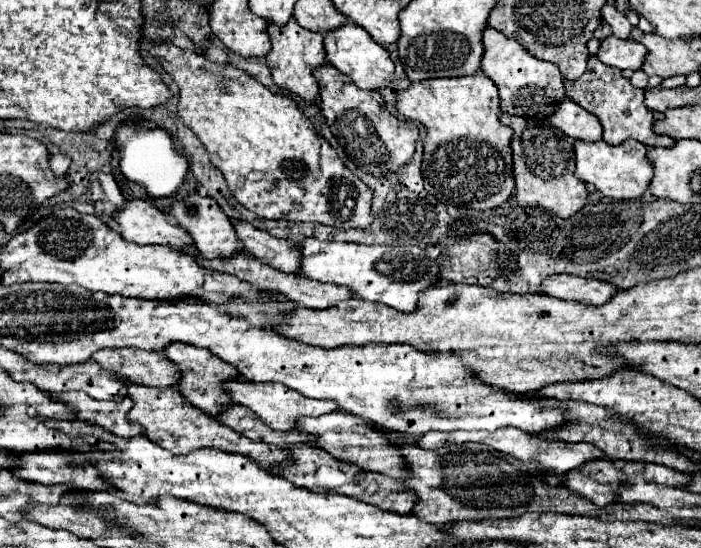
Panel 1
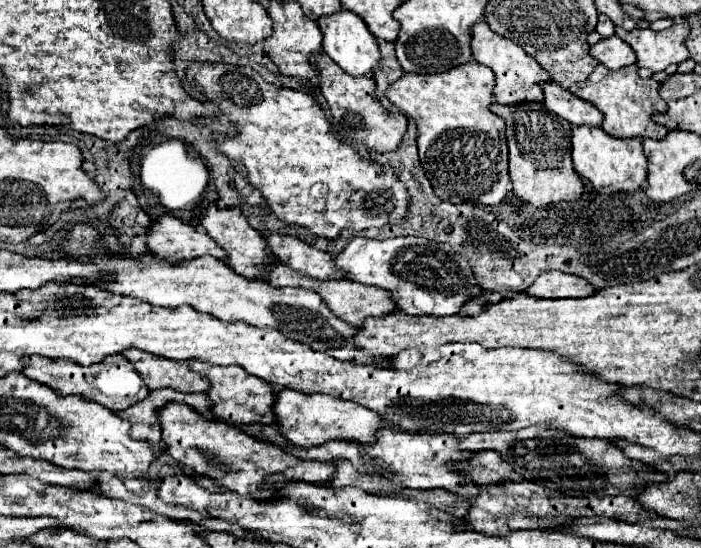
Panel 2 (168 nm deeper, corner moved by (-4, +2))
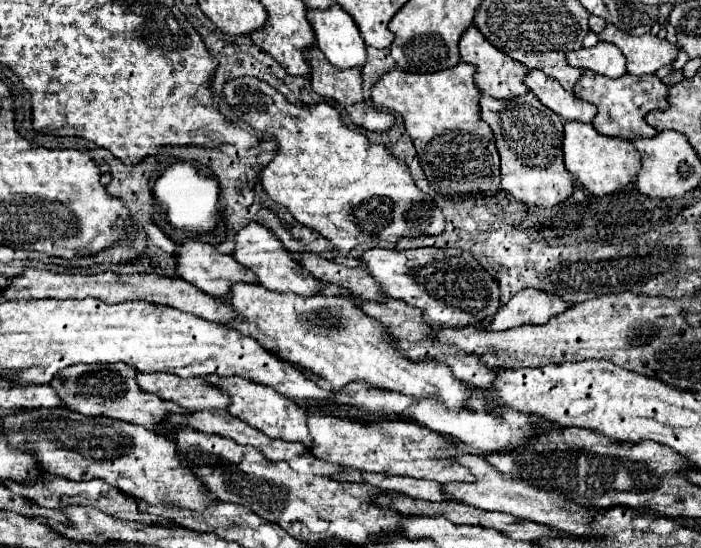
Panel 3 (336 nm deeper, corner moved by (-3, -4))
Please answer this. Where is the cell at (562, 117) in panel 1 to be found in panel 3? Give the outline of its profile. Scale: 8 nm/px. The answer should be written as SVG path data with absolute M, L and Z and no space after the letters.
M529 70L525 76L527 88L545 104L549 110L559 114L563 120L593 122L597 108L585 100L579 100L573 92L565 90L557 80L547 78L539 70Z

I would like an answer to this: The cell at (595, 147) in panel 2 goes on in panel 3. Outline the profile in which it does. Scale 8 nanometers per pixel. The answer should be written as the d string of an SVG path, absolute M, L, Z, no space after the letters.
M565 122L563 134L563 162L567 170L579 180L583 188L593 192L595 196L605 196L625 188L641 168L639 152L635 150L633 142L625 138L603 136L585 122Z

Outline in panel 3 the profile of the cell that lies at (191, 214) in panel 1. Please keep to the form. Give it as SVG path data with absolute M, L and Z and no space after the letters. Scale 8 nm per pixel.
M249 222L245 228L241 228L235 234L235 260L241 262L245 268L253 270L259 276L259 284L273 292L293 292L297 296L315 296L321 292L321 286L325 286L307 270L303 270L297 256L285 250L281 240L277 240L277 236L267 226L257 222Z

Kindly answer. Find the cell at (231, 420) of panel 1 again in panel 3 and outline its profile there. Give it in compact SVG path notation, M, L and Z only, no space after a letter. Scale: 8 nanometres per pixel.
M369 474L369 484L381 490L399 492L417 500L429 500L429 502L445 502L451 500L443 484L431 482L431 480L415 480L409 476L385 476L385 474Z

